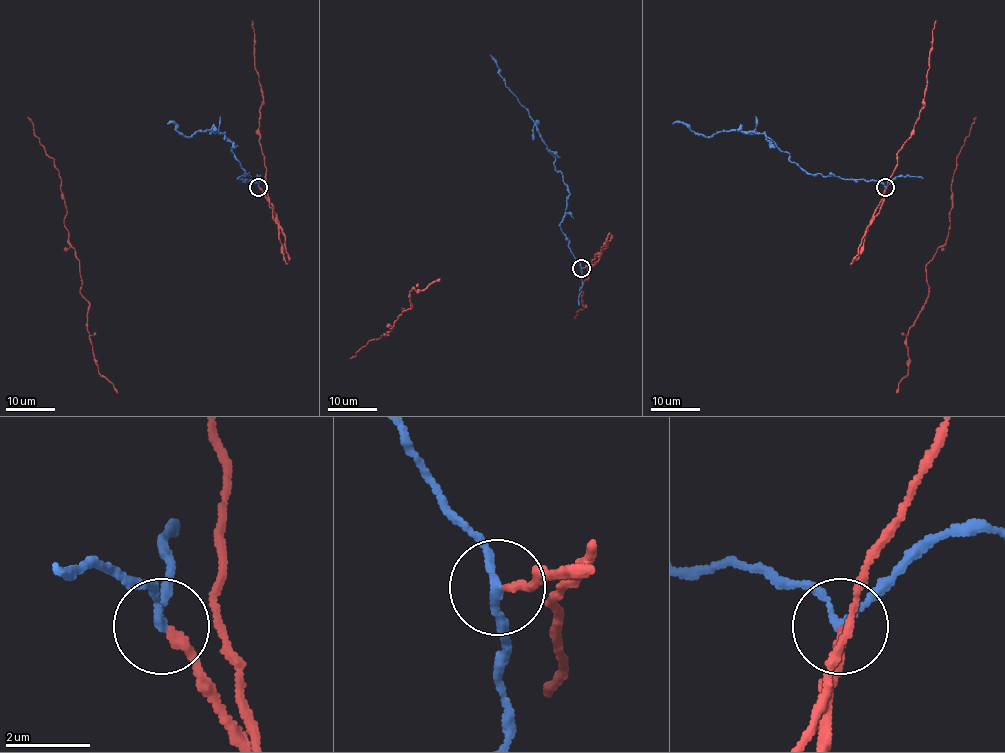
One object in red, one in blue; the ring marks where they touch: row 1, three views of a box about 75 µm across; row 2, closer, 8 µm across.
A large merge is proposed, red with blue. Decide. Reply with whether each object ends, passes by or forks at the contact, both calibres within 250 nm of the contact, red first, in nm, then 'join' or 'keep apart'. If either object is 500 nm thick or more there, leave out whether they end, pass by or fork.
red ends there; blue passes by; 190 nm thick on the red side, 170 nm on the other; keep apart

